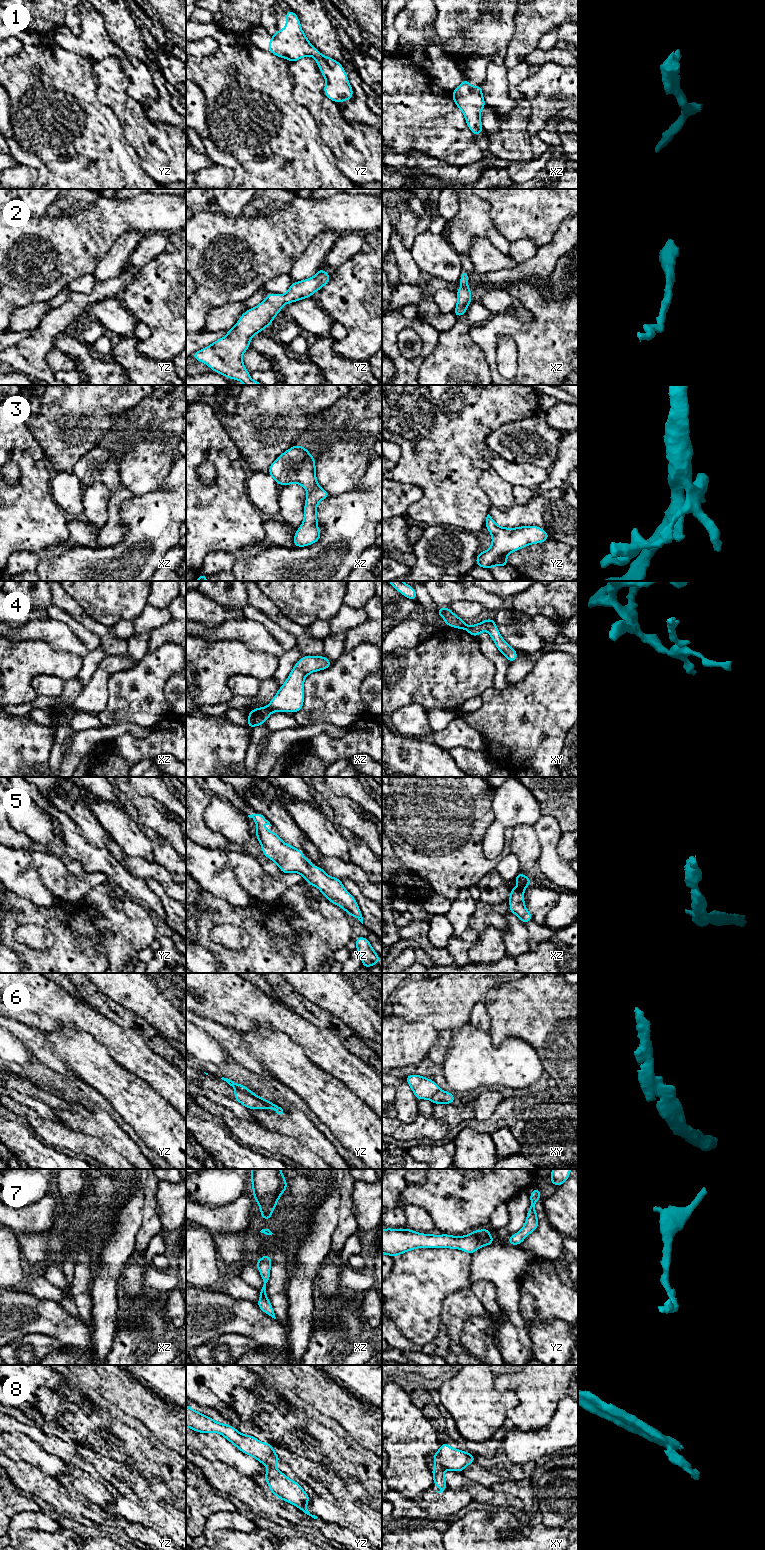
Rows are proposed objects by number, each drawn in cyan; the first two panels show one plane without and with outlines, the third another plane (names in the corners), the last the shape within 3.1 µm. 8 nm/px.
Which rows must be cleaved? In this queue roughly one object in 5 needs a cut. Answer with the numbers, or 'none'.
4, 6, 8

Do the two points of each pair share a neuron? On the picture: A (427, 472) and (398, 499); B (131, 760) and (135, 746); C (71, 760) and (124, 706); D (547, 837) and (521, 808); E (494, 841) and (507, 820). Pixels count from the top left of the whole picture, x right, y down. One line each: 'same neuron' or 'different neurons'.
A: different neurons
B: same neuron
C: different neurons
D: different neurons
E: same neuron

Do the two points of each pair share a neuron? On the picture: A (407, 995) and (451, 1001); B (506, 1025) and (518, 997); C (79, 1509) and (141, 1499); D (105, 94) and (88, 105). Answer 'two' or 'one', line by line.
A: one
B: one
C: two
D: two

